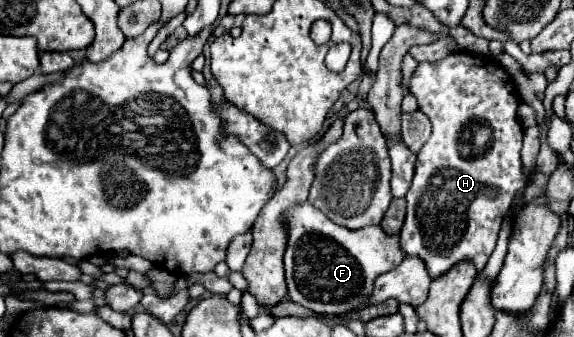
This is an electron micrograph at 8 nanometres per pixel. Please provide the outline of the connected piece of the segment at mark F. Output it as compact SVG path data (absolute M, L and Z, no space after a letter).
M308 201L292 205L280 219L286 225L288 235L284 253L288 295L294 303L300 303L314 313L342 315L360 307L370 295L374 279L398 267L404 259L398 235L390 237L380 227L362 227L358 231L350 231L332 223Z

